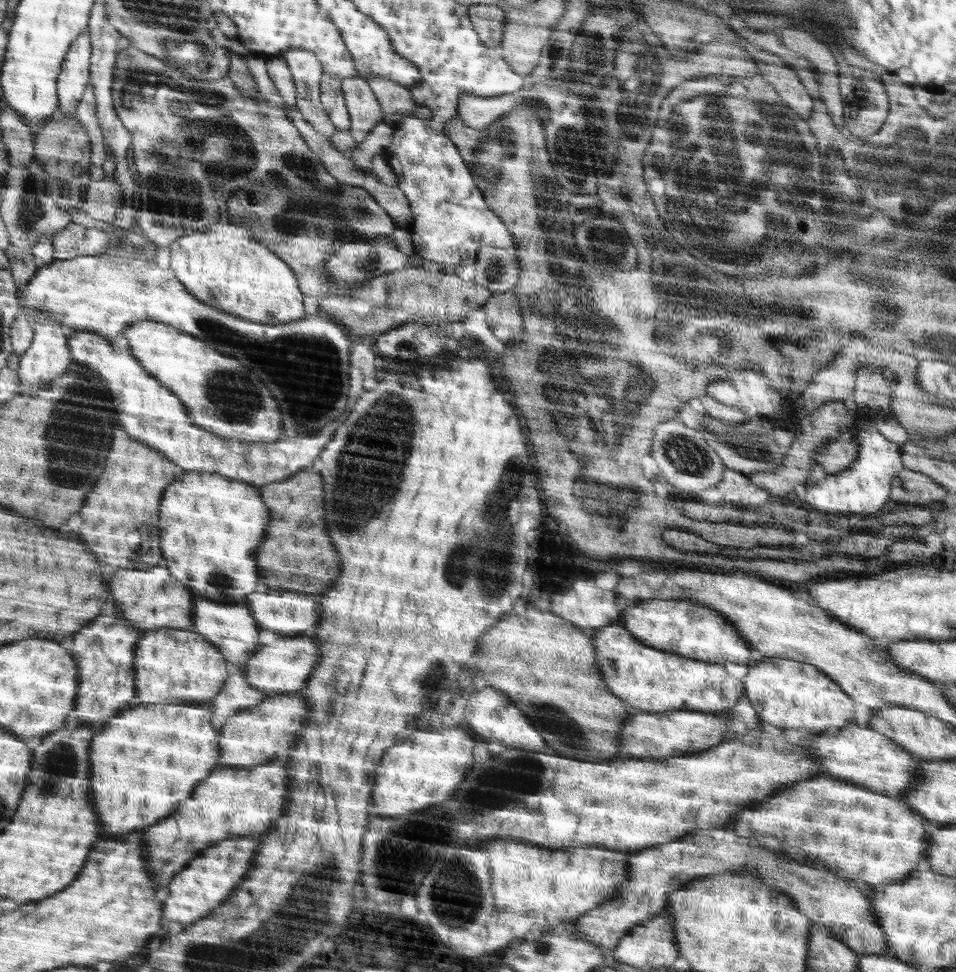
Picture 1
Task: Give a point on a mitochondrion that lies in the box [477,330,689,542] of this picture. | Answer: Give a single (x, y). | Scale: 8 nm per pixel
(619, 510)

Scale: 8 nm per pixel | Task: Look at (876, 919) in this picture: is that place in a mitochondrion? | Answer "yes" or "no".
no

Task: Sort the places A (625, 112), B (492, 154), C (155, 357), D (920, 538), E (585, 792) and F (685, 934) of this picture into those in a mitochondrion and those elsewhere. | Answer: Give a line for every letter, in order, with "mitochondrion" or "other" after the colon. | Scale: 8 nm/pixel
A: mitochondrion
B: mitochondrion
C: other
D: mitochondrion
E: other
F: other

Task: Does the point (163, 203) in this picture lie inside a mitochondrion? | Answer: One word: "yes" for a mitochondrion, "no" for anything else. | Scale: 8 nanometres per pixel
yes

